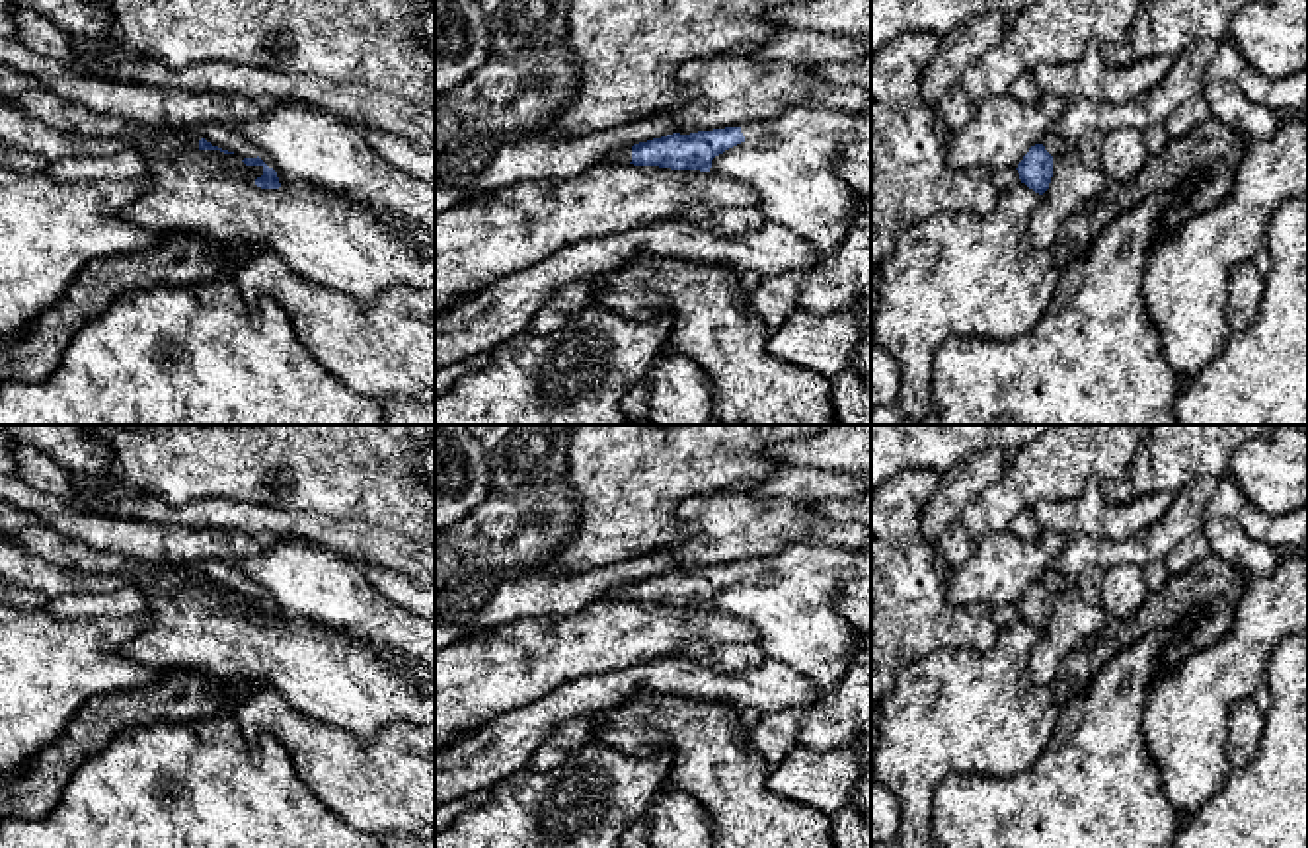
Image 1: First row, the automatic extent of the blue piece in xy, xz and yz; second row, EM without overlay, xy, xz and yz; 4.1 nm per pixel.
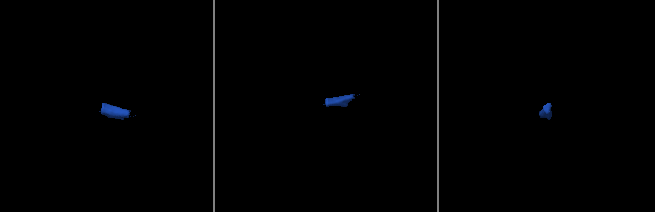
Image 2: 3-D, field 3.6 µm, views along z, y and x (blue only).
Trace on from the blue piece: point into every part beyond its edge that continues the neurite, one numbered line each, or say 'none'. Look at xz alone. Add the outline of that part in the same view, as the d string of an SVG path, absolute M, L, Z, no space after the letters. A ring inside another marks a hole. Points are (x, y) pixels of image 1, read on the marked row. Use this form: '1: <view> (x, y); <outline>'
1: xz (755, 133); M770 121L749 123L741 127L745 140L741 144L762 144L764 138L772 133Z
2: xz (622, 154); M620 146L620 148L608 152L602 160L606 164L630 164L632 162L632 146Z

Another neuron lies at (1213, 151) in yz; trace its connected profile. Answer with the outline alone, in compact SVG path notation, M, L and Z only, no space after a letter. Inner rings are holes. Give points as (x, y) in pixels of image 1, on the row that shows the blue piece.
M1209 117L1185 136L1170 140L1160 154L1146 158L1135 177L1109 181L1096 199L1066 218L1051 248L1055 265L1066 269L1121 212L1146 197L1172 195L1187 181L1193 183L1191 195L1162 211L1162 228L1179 230L1187 218L1216 207L1228 197L1236 181L1246 142L1240 133L1214 117Z

